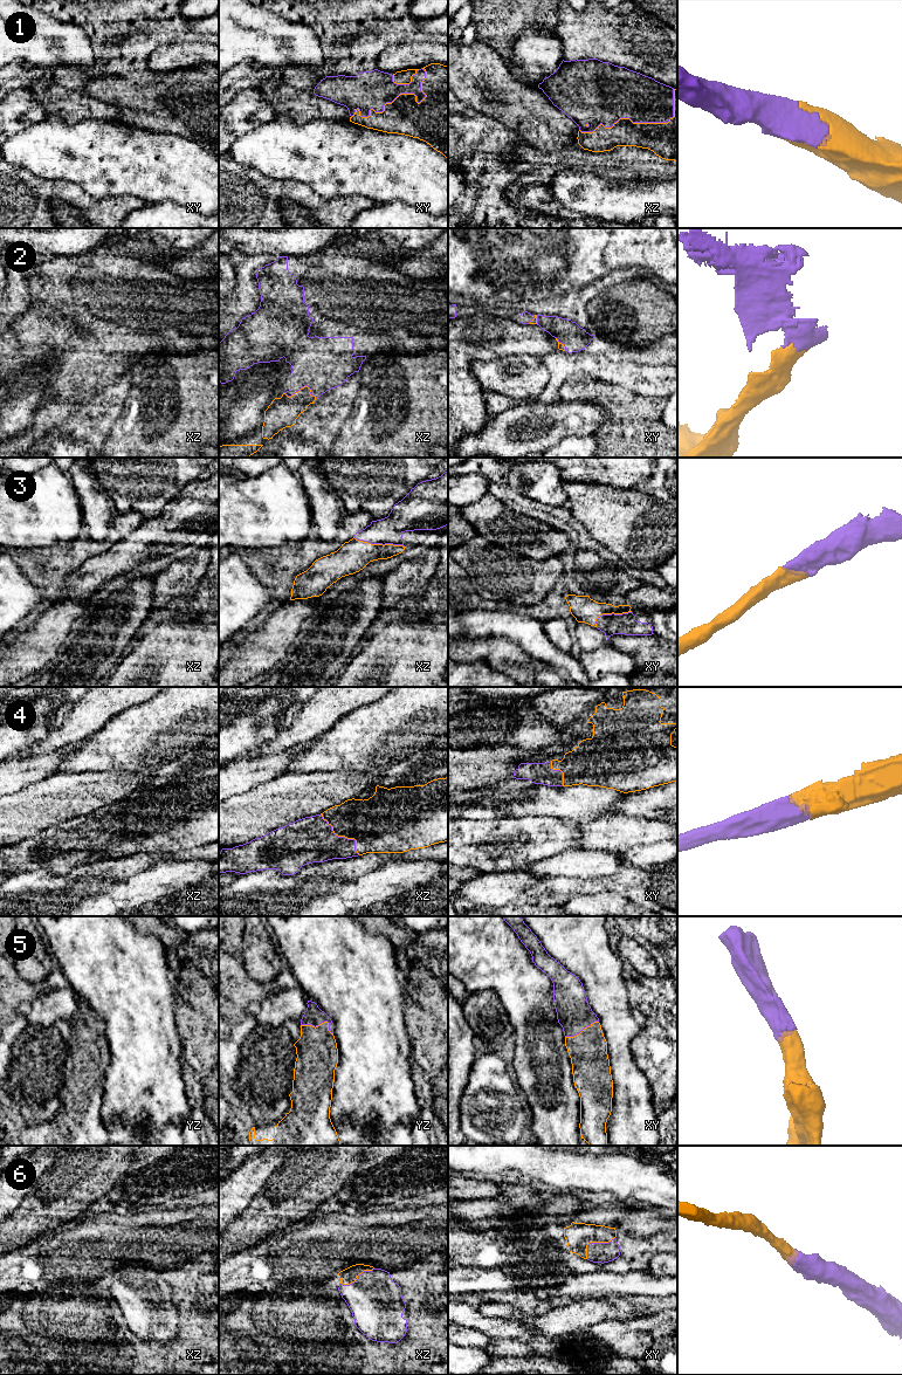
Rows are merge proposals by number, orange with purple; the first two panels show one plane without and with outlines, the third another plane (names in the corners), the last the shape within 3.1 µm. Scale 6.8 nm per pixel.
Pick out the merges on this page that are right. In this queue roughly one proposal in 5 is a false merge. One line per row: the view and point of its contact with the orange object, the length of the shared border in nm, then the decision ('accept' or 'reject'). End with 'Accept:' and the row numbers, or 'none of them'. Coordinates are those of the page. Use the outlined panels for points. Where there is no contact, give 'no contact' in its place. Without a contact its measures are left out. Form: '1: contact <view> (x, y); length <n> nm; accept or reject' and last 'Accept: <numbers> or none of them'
1: contact xy (397, 97); length 600 nm; accept
2: contact xz (302, 387); length 220 nm; accept
3: contact xz (379, 544); length 360 nm; accept
4: contact xz (342, 836); length 400 nm; accept
5: contact yz (319, 1024); length 240 nm; accept
6: contact xy (594, 1242); length 240 nm; accept
Accept: 1, 2, 3, 4, 5, 6

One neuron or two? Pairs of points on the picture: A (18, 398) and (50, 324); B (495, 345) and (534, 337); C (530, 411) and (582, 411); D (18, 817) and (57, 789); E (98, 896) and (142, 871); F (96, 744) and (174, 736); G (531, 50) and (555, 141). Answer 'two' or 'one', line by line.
A: two
B: one
C: one
D: one
E: one
F: one
G: two

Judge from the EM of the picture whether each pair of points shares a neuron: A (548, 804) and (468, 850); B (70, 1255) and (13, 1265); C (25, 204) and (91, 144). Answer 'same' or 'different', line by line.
A: different
B: same
C: different

